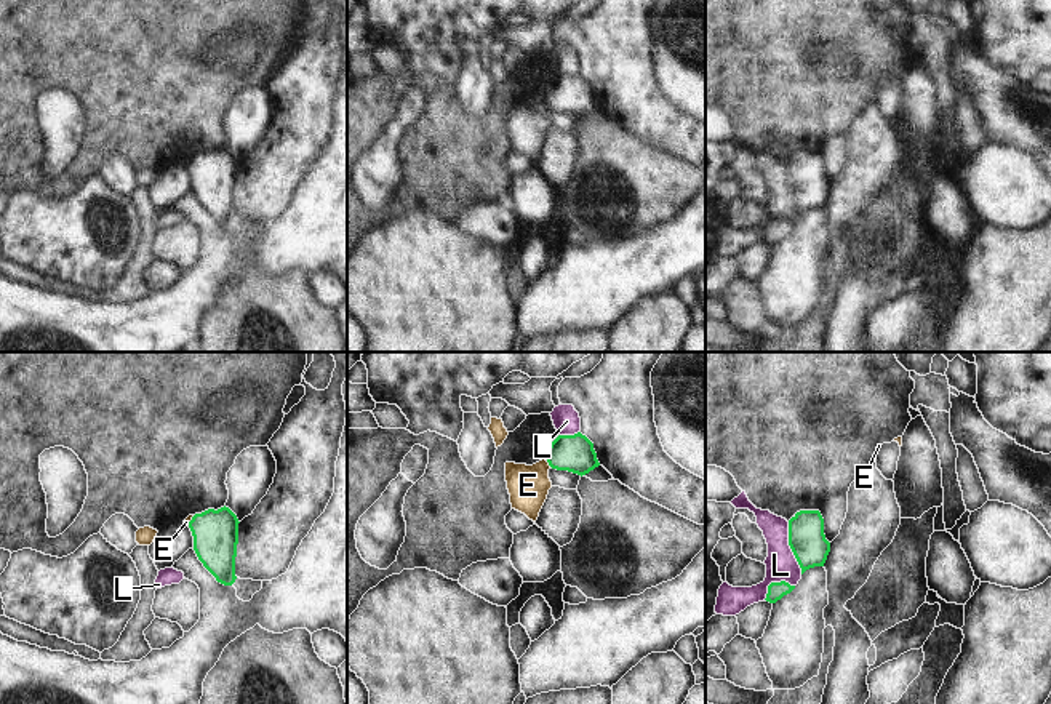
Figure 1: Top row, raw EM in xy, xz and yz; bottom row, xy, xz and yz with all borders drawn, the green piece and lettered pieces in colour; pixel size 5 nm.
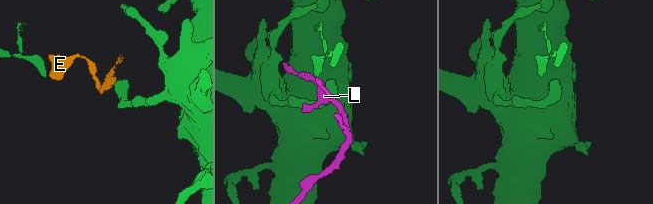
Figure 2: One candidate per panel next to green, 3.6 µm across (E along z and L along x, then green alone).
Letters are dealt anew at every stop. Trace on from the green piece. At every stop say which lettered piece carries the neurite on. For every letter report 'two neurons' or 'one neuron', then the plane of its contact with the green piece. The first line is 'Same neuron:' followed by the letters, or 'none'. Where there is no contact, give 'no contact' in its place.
Same neuron: none
E: two neurons; meets green in xz
L: two neurons; meets green in yz

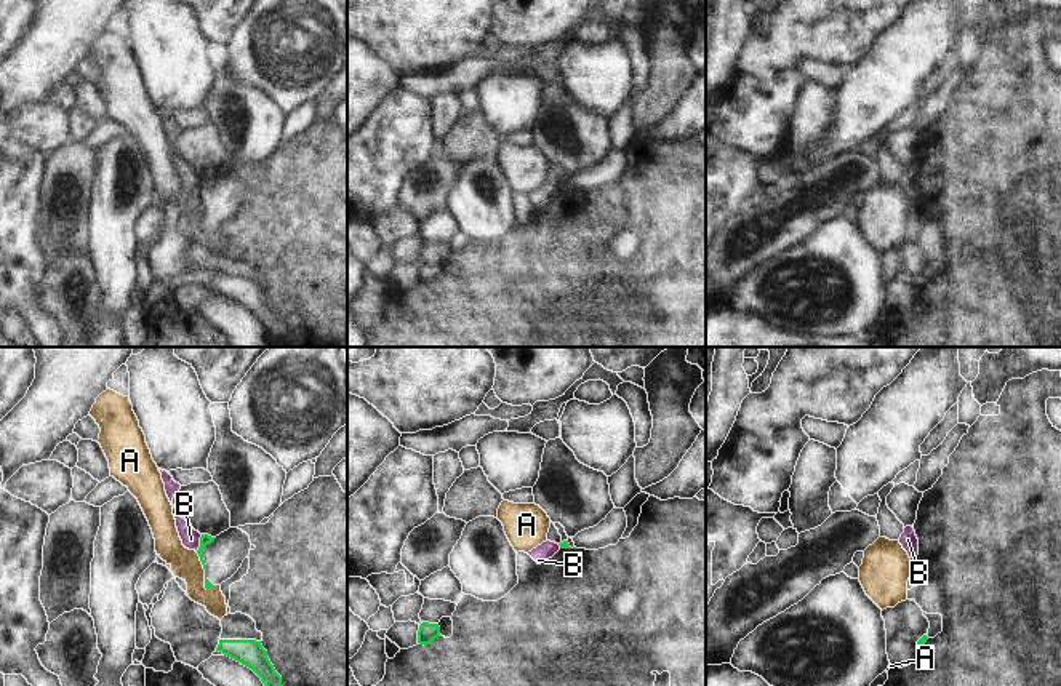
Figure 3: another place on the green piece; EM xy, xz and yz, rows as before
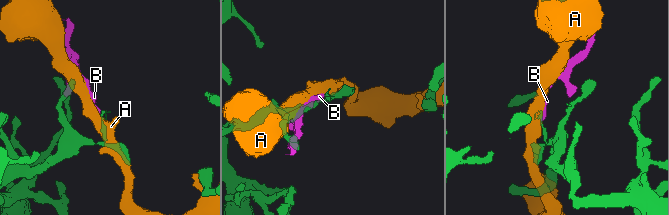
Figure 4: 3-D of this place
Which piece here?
Same neuron: none
A: two neurons; meets green in xy
B: two neurons; meets green in xy

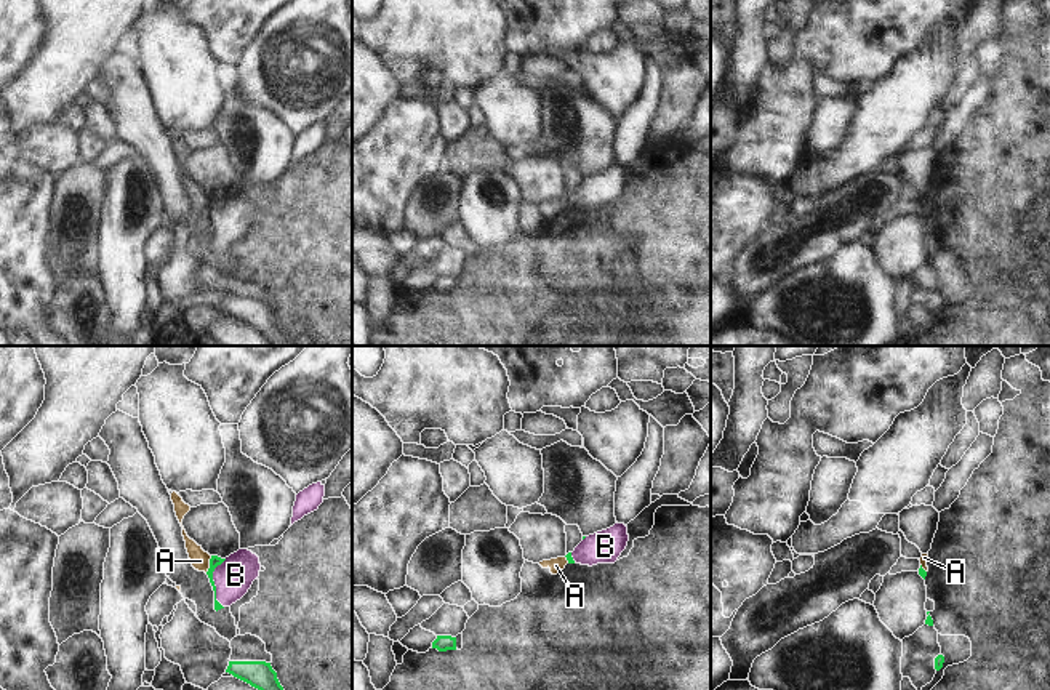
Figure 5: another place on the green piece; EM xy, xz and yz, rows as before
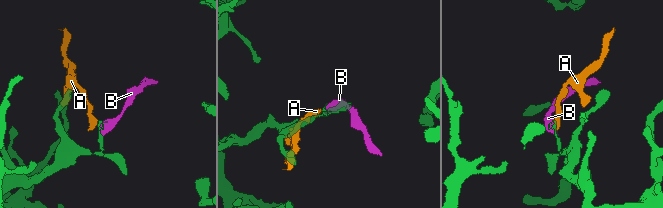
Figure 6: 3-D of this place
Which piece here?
Same neuron: B
A: two neurons; meets green in xy
B: one neuron; meets green in xy

